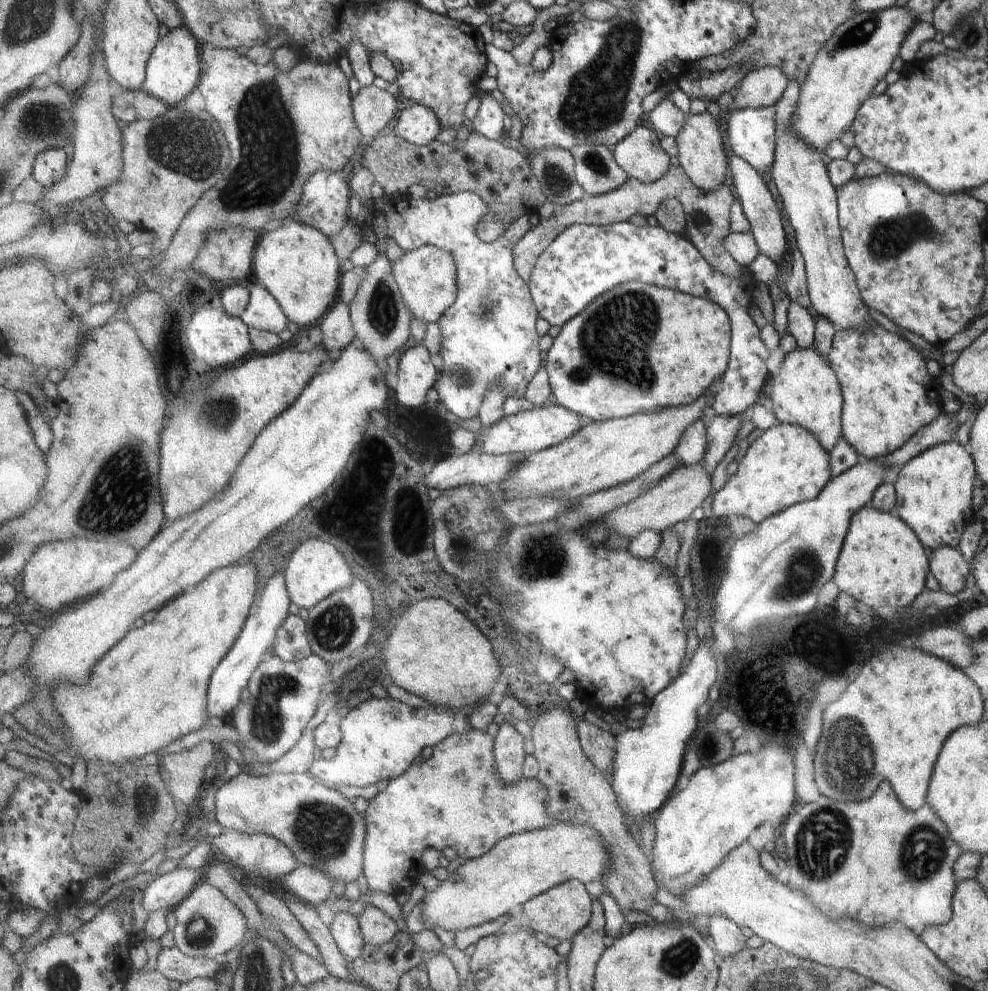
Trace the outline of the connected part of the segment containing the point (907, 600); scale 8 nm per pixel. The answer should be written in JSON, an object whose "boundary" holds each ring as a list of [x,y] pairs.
{"boundary":[[[870,504],[852,516],[832,579],[840,591],[874,611],[886,605],[903,609],[926,590],[928,555],[910,526],[893,512],[880,512]]]}

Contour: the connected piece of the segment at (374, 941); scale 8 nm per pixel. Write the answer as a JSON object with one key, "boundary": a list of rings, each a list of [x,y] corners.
{"boundary":[[[374,906],[361,914],[359,922],[367,943],[375,946],[393,942],[401,932],[398,924],[386,912]]]}

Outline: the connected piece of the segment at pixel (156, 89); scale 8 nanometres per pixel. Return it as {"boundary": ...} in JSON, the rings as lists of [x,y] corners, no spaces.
{"boundary":[[[178,28],[161,40],[154,50],[149,63],[145,91],[162,100],[171,108],[179,107],[194,90],[199,89],[200,78],[204,72],[203,58],[200,58],[200,42],[187,28]]]}

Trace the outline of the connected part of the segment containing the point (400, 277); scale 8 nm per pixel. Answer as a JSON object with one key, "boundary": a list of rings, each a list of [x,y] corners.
{"boundary":[[[435,245],[405,251],[401,260],[391,262],[394,279],[402,292],[405,306],[414,319],[424,323],[438,323],[458,301],[459,279],[455,257]]]}

